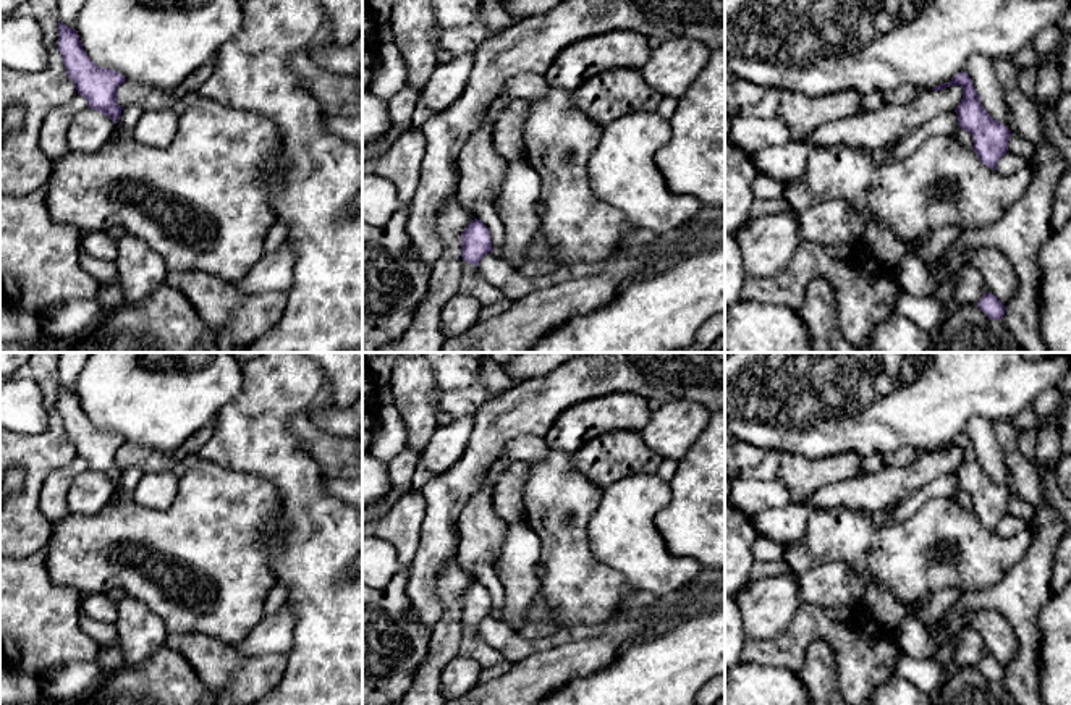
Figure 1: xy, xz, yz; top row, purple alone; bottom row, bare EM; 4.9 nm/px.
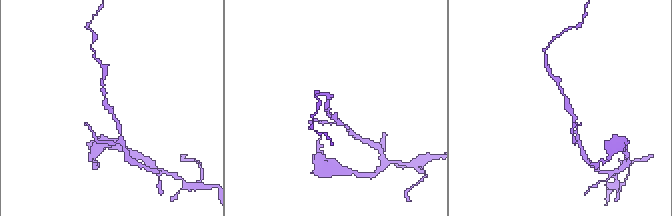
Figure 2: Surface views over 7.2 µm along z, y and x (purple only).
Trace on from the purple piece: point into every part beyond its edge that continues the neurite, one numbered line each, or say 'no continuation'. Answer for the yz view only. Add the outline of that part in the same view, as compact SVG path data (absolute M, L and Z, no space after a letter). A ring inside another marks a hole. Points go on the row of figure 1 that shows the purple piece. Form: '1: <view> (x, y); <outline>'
no continuation

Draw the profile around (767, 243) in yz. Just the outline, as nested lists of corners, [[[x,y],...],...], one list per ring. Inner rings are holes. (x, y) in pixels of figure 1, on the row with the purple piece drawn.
[[[794,210],[747,220],[733,236],[739,244],[746,273],[762,278],[783,272],[802,243]]]

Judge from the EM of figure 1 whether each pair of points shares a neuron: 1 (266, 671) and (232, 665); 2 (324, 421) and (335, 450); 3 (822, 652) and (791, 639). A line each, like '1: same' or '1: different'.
1: same
2: different
3: different

